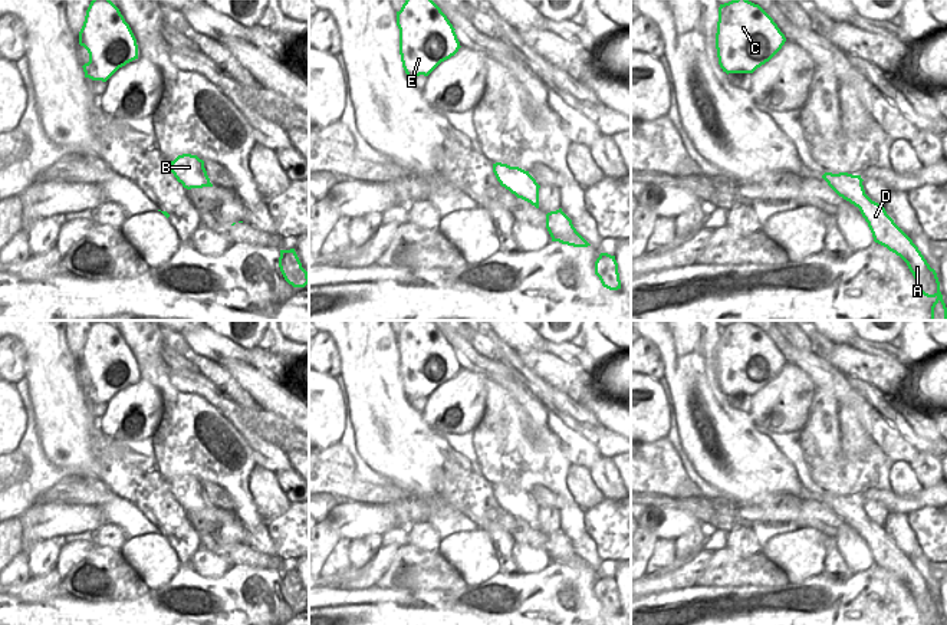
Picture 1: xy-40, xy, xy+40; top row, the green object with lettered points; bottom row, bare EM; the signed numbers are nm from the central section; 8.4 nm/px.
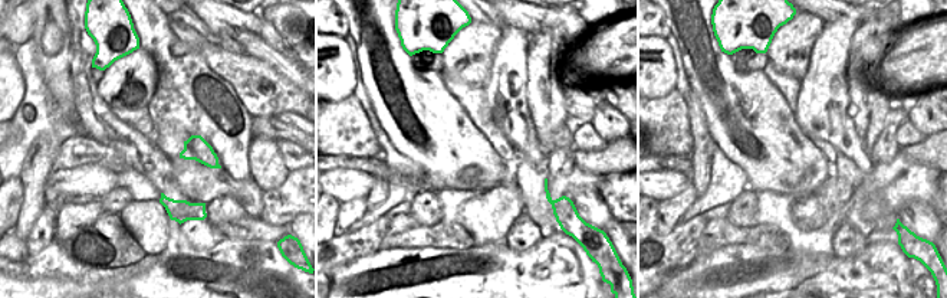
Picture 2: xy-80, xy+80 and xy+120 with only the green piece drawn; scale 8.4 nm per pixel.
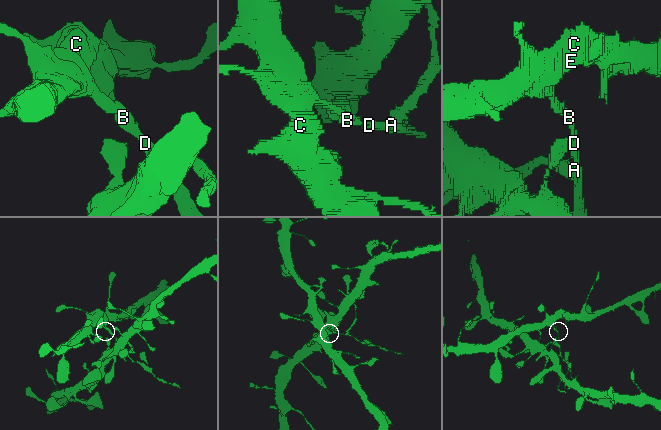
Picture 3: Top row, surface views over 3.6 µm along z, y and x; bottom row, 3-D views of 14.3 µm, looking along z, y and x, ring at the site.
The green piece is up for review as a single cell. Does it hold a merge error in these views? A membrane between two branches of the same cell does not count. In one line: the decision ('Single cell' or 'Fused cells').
Fused cells.

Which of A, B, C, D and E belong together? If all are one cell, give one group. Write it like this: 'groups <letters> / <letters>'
groups A D / B C E

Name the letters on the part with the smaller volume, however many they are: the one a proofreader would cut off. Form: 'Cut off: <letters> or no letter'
Cut off: A, D

